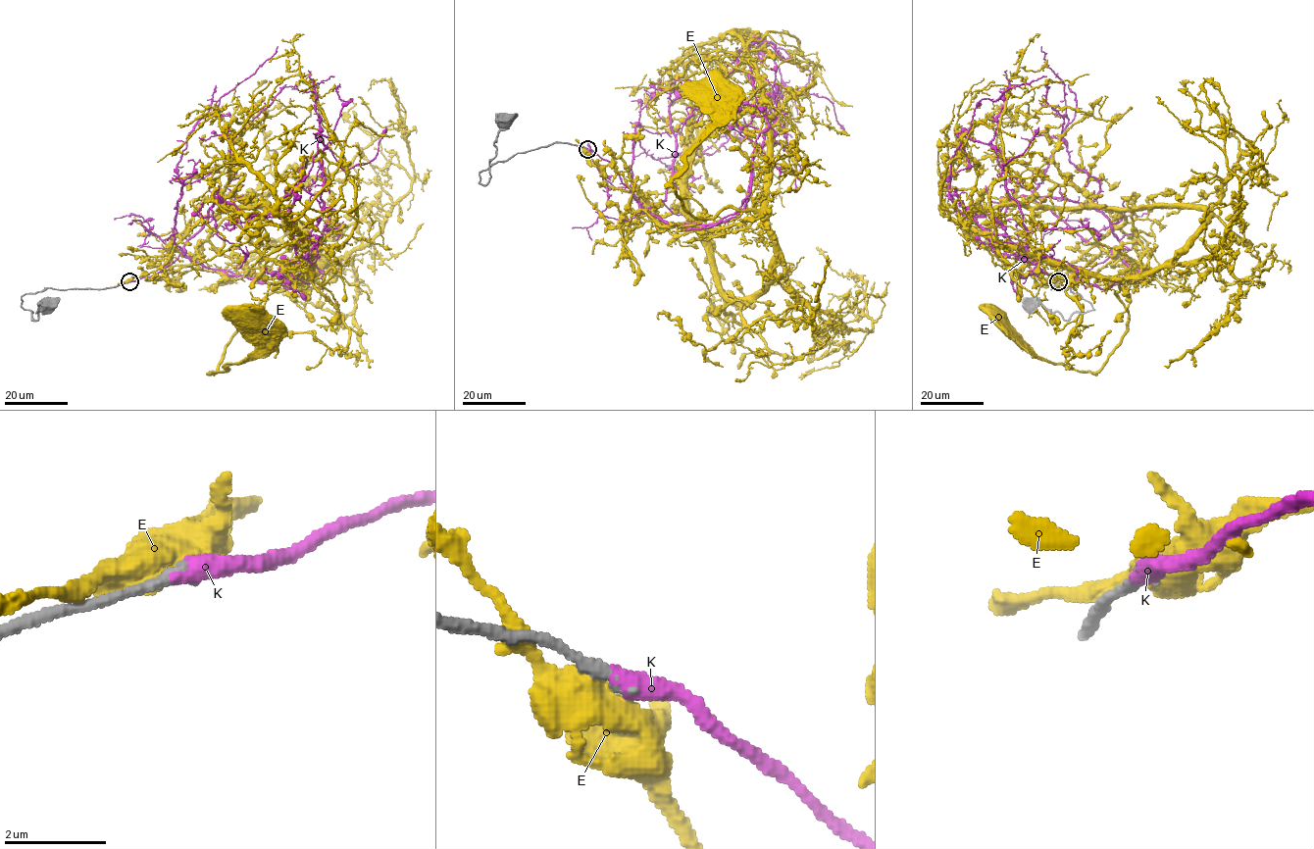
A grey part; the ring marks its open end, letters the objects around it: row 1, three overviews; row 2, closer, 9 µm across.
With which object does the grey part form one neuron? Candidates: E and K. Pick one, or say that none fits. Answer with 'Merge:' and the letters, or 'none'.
Merge: K

